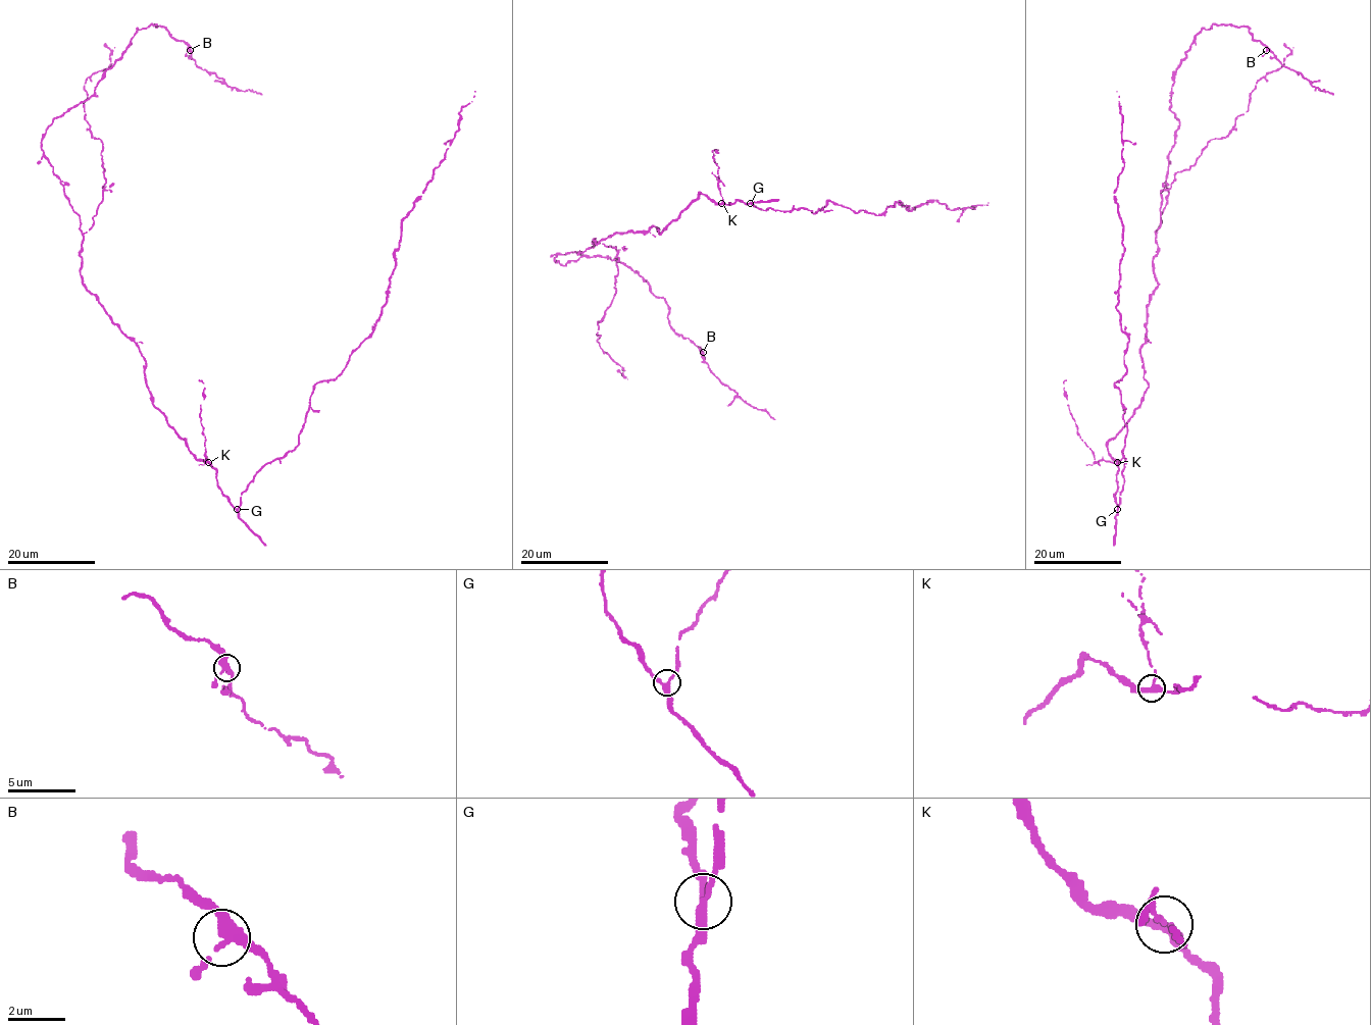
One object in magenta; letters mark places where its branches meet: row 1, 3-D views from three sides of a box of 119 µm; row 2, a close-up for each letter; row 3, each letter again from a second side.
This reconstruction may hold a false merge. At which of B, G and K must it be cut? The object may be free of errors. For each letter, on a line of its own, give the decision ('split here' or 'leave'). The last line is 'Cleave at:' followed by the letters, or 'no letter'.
B: leave
G: leave
K: split here
Cleave at: K

